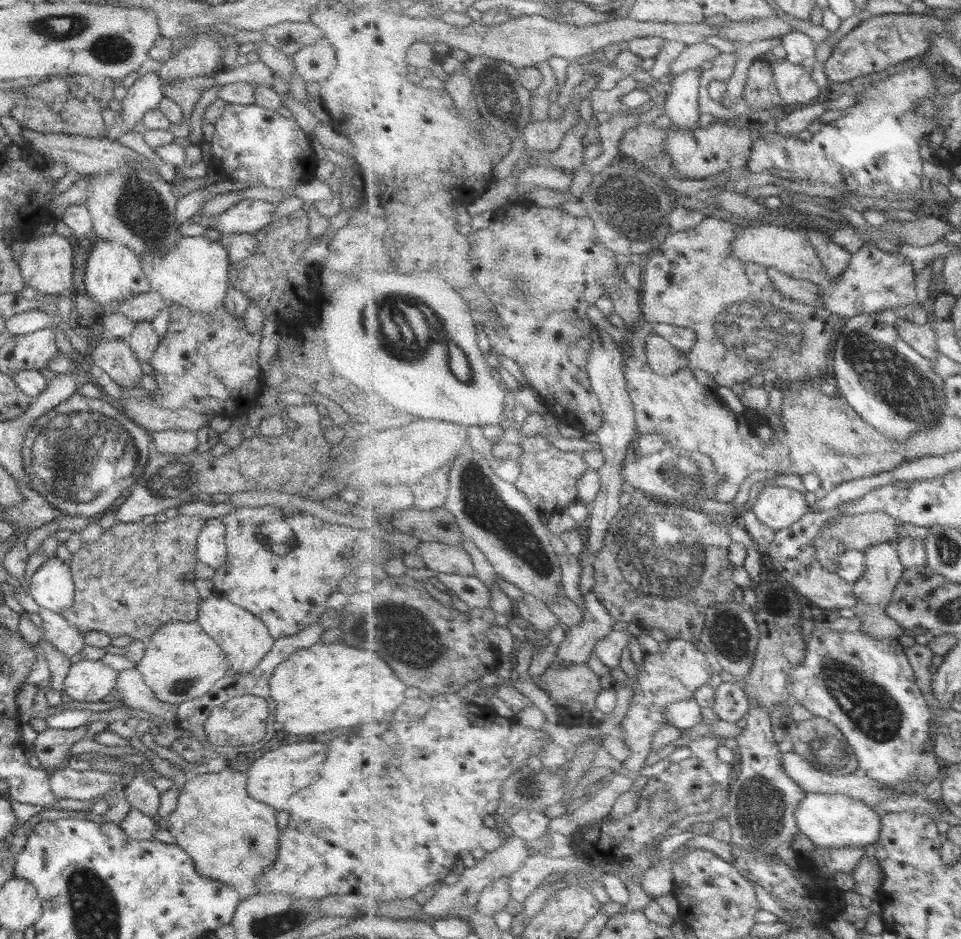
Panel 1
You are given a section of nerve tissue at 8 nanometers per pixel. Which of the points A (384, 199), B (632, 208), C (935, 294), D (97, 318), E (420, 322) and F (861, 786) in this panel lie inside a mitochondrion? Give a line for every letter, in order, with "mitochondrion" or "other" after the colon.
A: other
B: mitochondrion
C: other
D: other
E: mitochondrion
F: other

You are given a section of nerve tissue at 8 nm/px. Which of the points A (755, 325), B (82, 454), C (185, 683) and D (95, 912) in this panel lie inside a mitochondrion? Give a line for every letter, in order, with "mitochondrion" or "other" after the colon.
A: mitochondrion
B: mitochondrion
C: mitochondrion
D: mitochondrion

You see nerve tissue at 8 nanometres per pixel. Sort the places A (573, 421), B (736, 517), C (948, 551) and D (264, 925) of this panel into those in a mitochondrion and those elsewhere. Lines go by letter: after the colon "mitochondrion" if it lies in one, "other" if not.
A: other
B: other
C: mitochondrion
D: mitochondrion

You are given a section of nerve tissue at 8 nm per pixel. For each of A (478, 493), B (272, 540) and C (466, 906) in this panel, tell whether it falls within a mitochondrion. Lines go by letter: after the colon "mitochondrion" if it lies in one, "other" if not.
A: mitochondrion
B: mitochondrion
C: other

